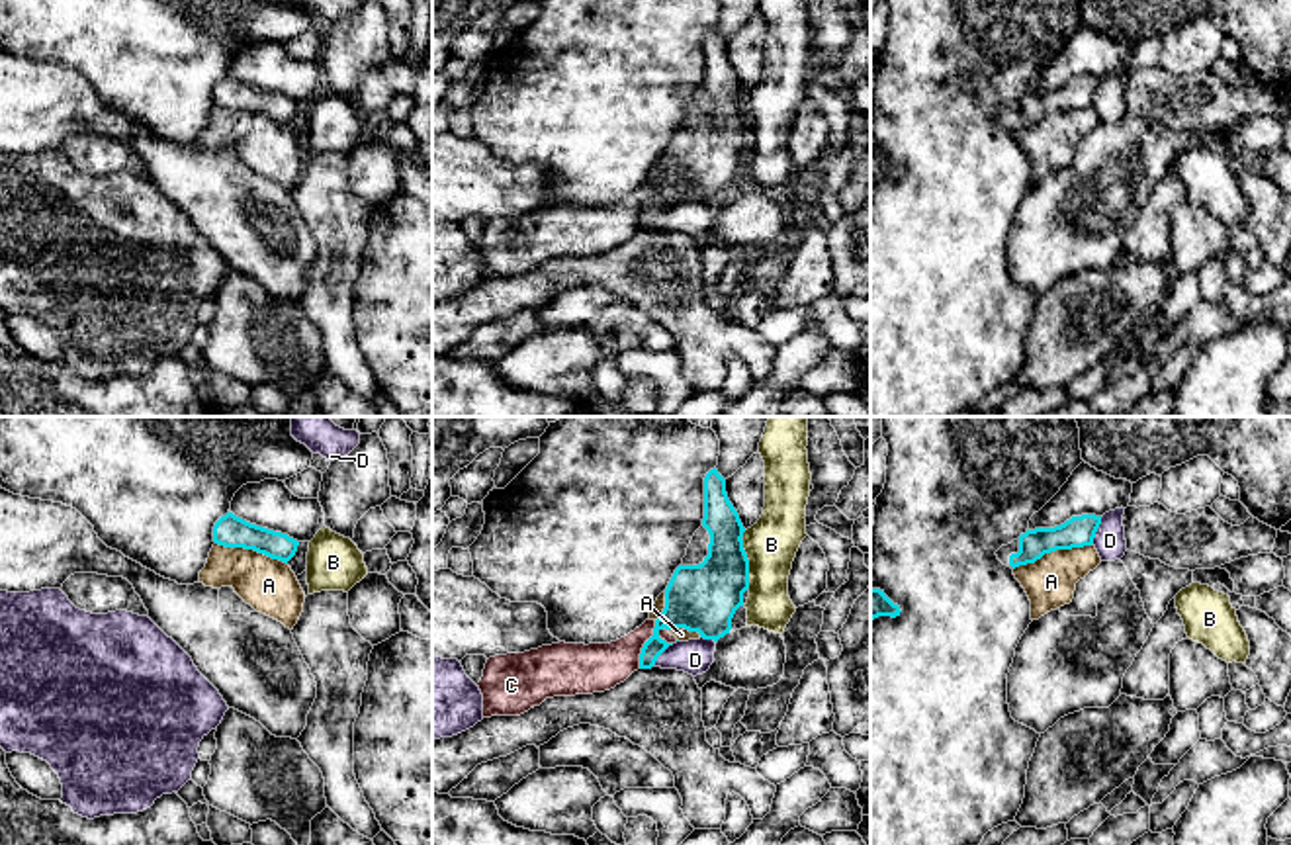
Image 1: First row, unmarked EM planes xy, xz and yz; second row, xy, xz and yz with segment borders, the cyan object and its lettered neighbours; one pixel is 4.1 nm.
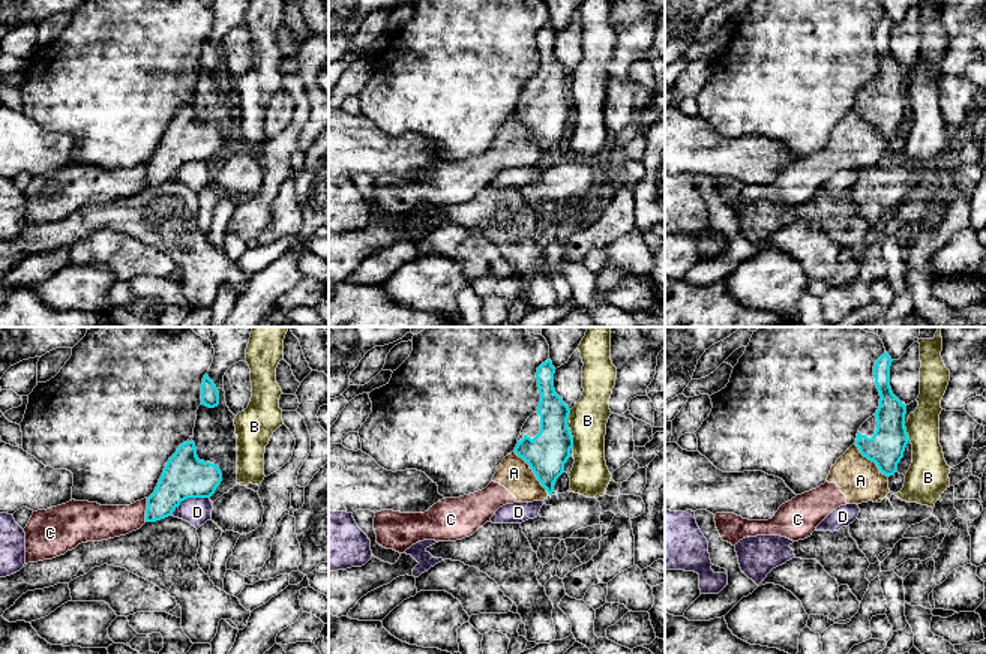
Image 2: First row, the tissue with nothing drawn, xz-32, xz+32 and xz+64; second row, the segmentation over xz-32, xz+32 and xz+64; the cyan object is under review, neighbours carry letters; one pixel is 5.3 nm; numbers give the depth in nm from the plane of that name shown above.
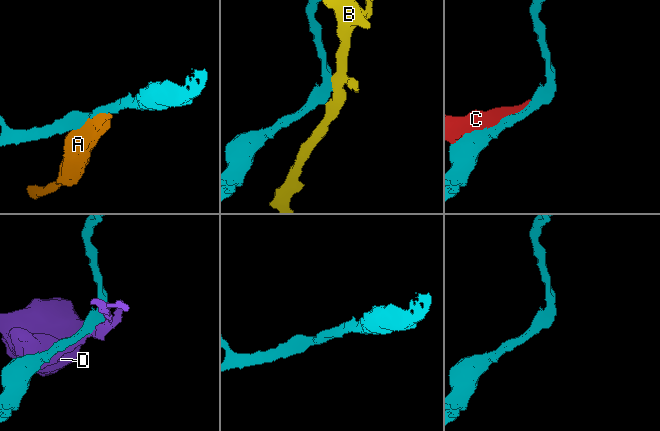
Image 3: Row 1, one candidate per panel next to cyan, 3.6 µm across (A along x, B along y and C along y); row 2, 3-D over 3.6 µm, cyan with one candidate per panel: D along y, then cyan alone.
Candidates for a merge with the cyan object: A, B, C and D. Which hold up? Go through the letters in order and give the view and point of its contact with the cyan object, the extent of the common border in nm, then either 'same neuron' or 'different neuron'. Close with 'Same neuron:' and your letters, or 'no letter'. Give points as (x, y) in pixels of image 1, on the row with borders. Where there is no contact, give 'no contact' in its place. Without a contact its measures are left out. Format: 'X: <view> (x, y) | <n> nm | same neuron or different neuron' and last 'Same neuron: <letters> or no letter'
A: yz (1053, 550) | 340 nm | different neuron
B: xz (748, 564) | 200 nm | different neuron
C: xz (644, 644) | 220 nm | different neuron
D: yz (1096, 531) | 120 nm | different neuron
Same neuron: no letter

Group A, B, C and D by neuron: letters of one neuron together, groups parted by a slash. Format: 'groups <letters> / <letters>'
groups A C / B / D

